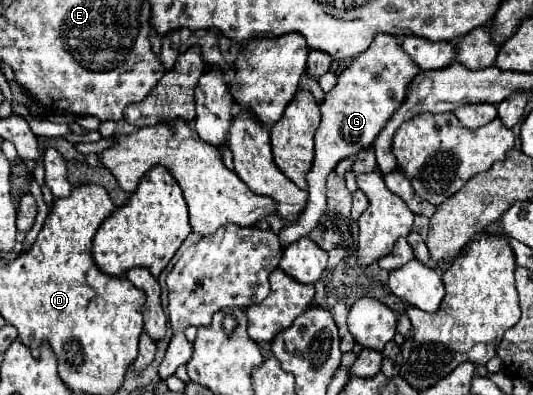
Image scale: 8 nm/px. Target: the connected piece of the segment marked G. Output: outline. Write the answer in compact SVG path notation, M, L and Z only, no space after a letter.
M379 33L375 35L371 47L363 51L363 55L357 55L351 65L337 77L335 87L325 95L325 101L321 103L321 123L315 133L315 159L311 171L307 173L307 205L295 221L285 221L283 229L279 231L279 241L283 247L289 247L301 237L307 237L319 225L319 217L323 217L327 211L327 175L331 175L341 159L355 155L359 149L365 149L375 141L399 103L403 103L407 83L417 73L419 67L415 67L409 55L401 49L399 39L387 33Z

